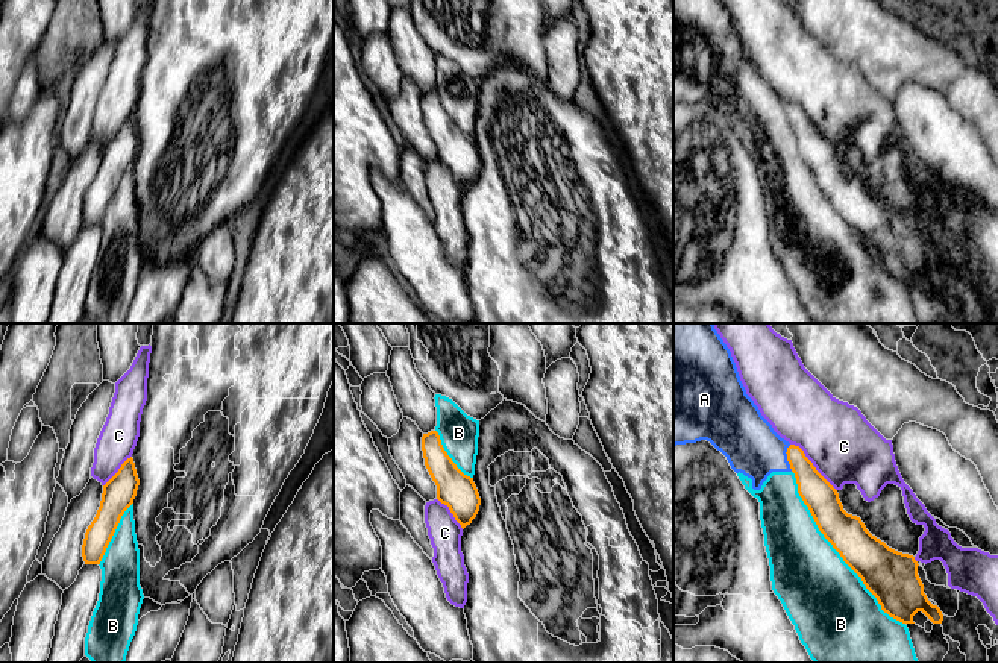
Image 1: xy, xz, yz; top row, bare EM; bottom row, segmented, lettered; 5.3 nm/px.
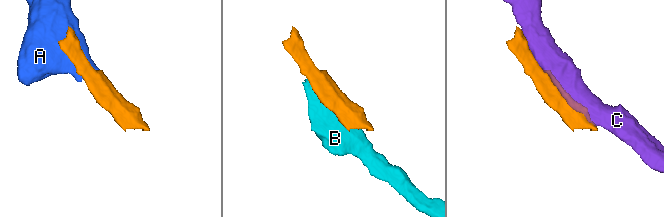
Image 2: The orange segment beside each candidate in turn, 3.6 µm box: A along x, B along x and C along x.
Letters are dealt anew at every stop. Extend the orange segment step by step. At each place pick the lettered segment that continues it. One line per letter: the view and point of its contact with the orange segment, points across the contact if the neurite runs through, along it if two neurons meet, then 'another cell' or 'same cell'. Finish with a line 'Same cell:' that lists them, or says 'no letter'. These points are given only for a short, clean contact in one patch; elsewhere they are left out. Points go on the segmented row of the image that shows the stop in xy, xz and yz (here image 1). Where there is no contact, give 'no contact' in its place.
A: contact yz (787, 458); another cell
B: contact yz (836, 549); another cell
C: contact yz (812, 465); another cell
Same cell: no letter

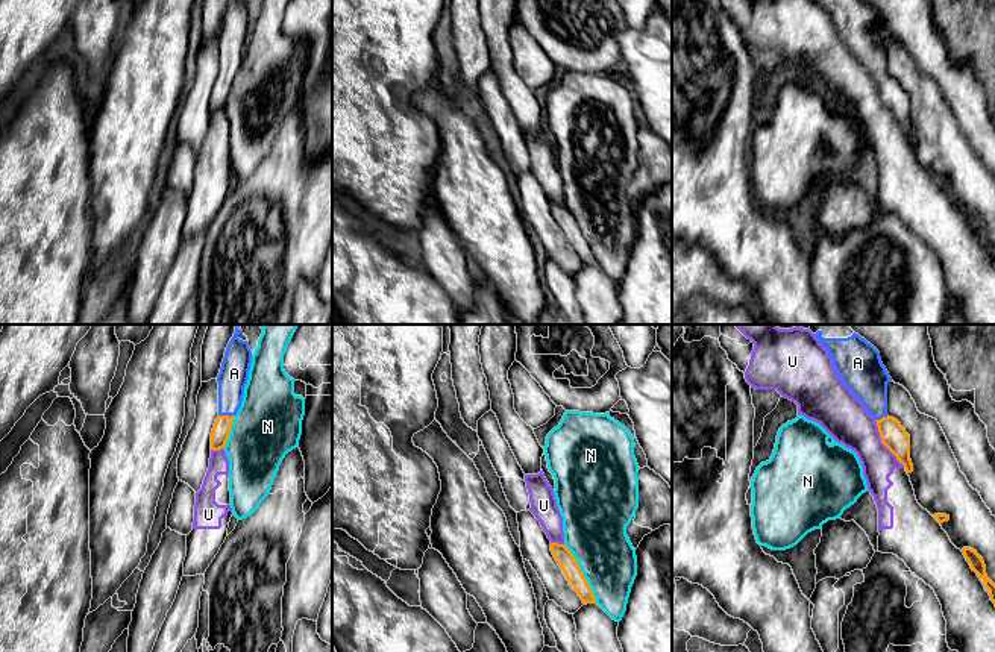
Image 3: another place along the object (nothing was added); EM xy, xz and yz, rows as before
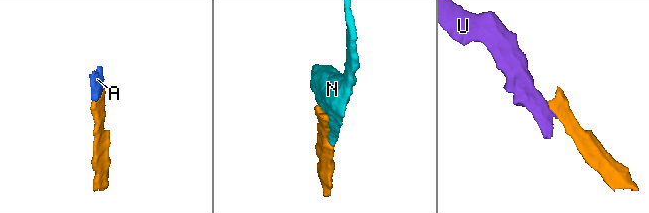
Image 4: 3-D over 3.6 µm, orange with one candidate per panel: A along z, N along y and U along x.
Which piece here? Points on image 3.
A: contact xy (226, 416); way xy (220, 432), (226, 416), (234, 373); same cell
N: contact xz (581, 573); another cell
U: contact yz (883, 443); border yz (874, 420), (880, 441), (904, 467); another cell
Same cell: A

